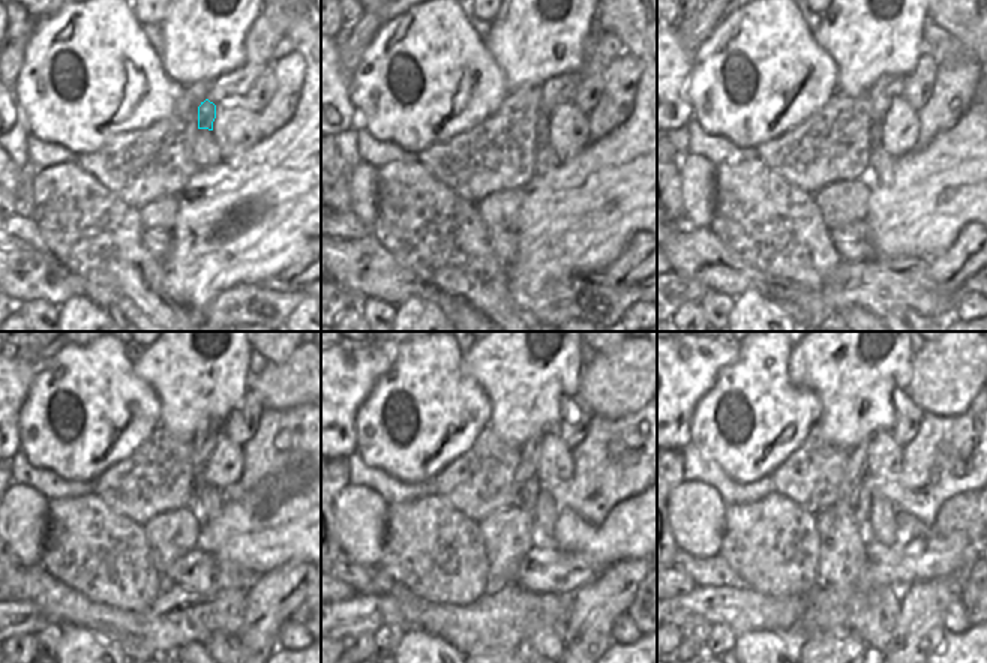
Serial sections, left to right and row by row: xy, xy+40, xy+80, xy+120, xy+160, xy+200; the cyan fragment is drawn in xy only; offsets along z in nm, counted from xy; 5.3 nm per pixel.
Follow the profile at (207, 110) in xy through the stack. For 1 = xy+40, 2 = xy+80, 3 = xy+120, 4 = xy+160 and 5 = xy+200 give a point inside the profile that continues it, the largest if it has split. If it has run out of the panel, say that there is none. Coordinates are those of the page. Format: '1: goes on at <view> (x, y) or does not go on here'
1: goes on at xy+40 (542, 126)
2: goes on at xy+80 (876, 128)
3: goes on at xy+120 (198, 477)
4: goes on at xy+160 (528, 491)
5: goes on at xy+200 (864, 495)

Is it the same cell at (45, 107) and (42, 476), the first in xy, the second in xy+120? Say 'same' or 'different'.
different

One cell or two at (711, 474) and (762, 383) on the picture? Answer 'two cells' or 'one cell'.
two cells

